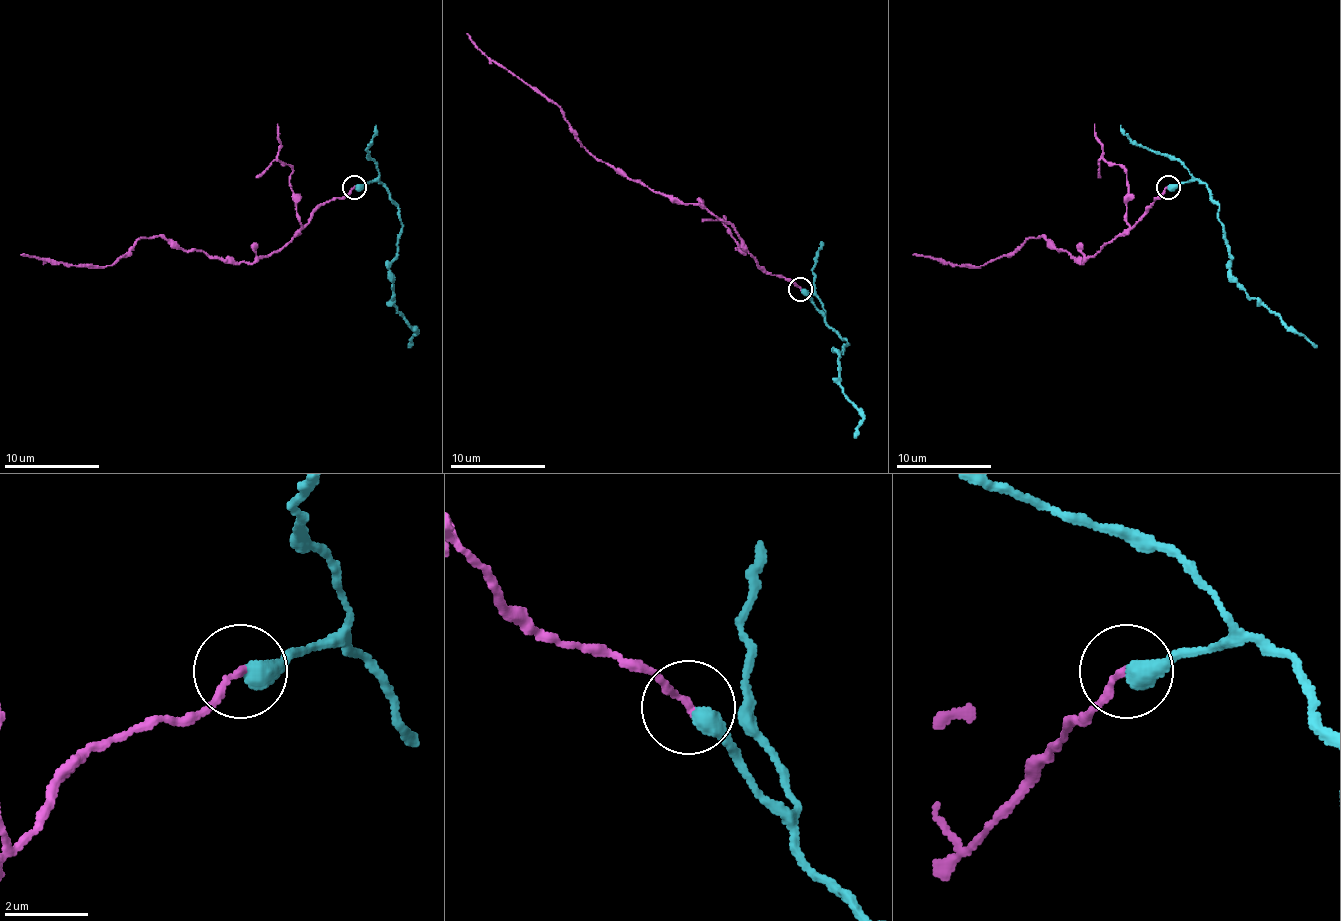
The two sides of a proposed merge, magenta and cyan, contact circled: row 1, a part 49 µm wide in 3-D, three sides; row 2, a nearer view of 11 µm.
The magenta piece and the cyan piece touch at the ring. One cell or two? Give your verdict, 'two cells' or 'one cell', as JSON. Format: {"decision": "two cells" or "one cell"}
{"decision": "two cells"}

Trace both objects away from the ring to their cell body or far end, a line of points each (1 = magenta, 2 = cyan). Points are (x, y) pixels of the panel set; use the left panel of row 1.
1: (354, 187), (332, 197), (280, 249), (252, 263), (180, 249), (159, 235), (140, 237), (109, 266), (21, 254)
2: (356, 187), (378, 180), (397, 206), (401, 235), (389, 266), (389, 278), (392, 304), (416, 330), (408, 347)

